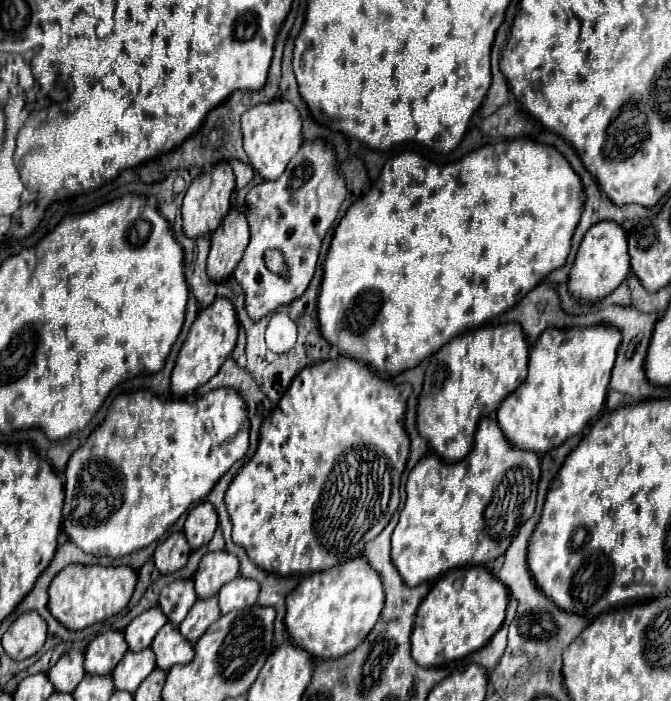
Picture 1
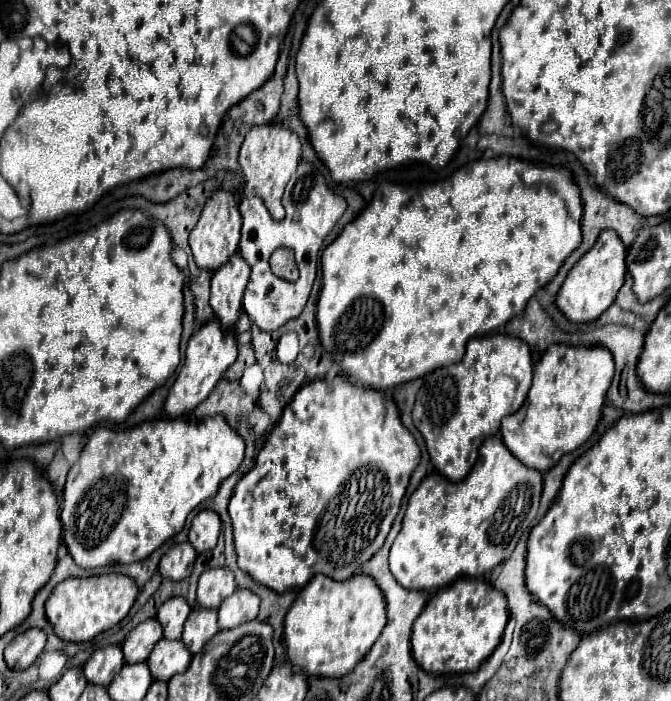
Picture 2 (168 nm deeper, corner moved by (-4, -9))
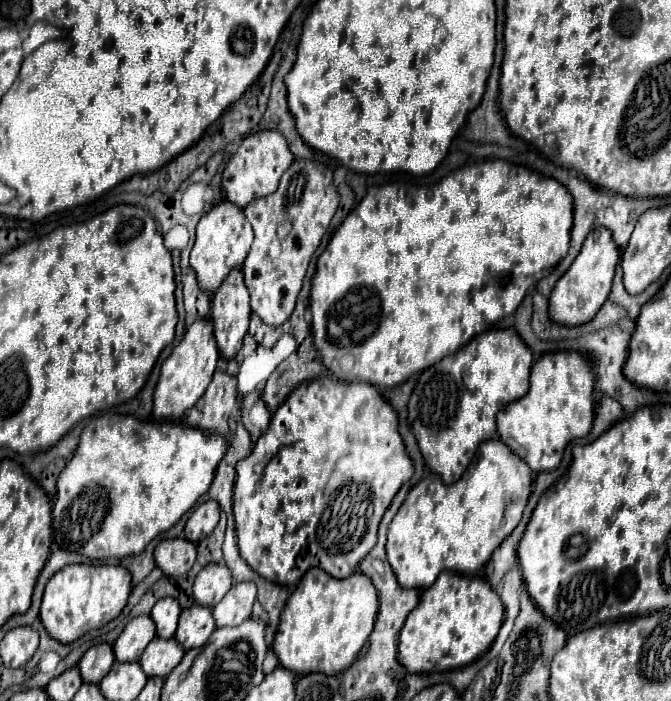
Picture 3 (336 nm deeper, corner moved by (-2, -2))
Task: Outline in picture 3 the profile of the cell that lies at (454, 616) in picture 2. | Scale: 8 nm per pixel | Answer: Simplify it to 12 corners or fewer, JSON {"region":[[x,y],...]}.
{"region":[[444,572],[398,640],[412,674],[490,648],[504,604],[484,578]]}

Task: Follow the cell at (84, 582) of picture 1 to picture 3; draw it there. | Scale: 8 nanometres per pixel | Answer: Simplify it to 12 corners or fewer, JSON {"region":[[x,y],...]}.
{"region":[[68,564],[48,580],[40,620],[72,644],[124,610],[124,566]]}

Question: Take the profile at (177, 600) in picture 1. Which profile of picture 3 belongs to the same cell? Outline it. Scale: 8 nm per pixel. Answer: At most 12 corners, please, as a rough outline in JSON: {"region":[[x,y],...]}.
{"region":[[172,598],[158,600],[150,612],[156,636],[172,638],[180,606]]}

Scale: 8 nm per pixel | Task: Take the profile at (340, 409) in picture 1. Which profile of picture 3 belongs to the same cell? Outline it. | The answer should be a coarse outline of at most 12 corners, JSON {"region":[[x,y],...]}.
{"region":[[304,382],[240,460],[240,556],[348,578],[412,460],[372,384]]}

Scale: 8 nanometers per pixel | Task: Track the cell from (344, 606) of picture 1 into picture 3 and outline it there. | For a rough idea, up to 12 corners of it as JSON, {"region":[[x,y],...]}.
{"region":[[310,568],[272,648],[294,674],[338,676],[366,644],[378,592]]}

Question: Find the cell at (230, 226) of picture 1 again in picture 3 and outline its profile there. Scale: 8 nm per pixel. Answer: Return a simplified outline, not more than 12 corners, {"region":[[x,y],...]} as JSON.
{"region":[[242,272],[214,294],[212,324],[220,356],[232,360],[250,322]]}

